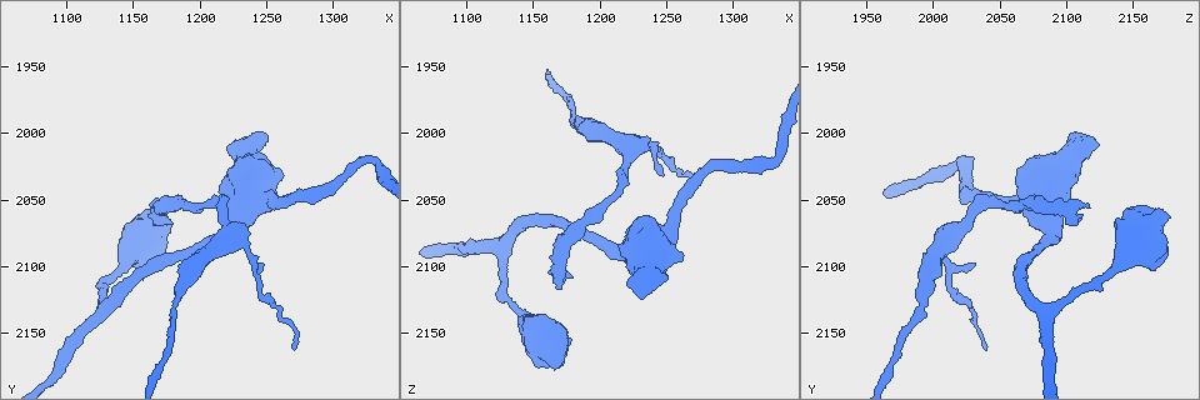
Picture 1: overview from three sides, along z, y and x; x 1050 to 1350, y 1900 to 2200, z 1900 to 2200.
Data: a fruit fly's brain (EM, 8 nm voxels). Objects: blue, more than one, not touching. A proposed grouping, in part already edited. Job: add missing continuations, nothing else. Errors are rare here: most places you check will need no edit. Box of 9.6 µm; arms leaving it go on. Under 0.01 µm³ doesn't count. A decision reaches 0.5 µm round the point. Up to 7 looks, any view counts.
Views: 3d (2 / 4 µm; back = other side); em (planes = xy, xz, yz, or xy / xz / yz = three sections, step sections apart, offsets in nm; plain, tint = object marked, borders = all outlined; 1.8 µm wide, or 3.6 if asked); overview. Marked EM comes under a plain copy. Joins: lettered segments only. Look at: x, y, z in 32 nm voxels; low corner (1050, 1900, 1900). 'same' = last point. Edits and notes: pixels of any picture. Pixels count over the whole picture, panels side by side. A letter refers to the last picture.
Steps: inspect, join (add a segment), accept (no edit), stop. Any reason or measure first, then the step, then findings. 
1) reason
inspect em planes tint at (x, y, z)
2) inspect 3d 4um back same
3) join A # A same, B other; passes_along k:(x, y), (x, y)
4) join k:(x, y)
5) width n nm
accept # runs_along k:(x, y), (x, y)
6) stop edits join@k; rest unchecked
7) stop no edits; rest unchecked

an open end
inspect em planes tint at (1246, 2096, 2032)

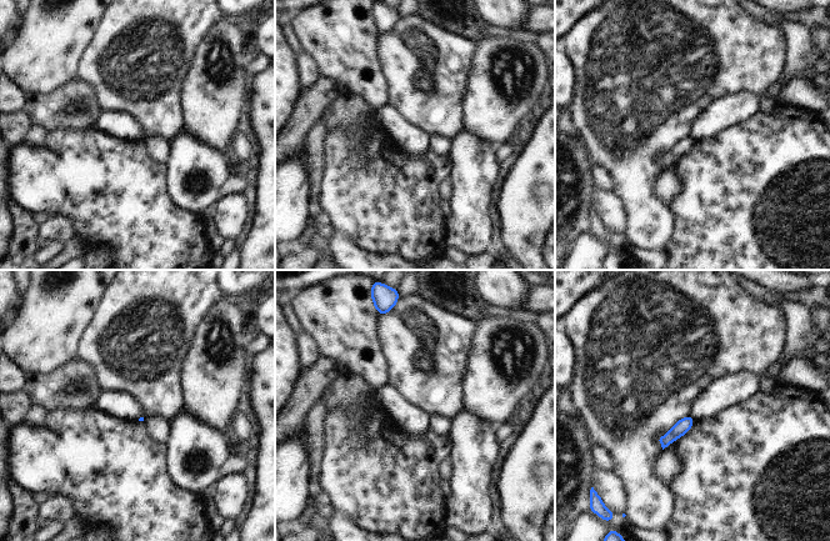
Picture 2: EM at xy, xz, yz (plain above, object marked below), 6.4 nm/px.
what lies round it
inspect em planes borders same

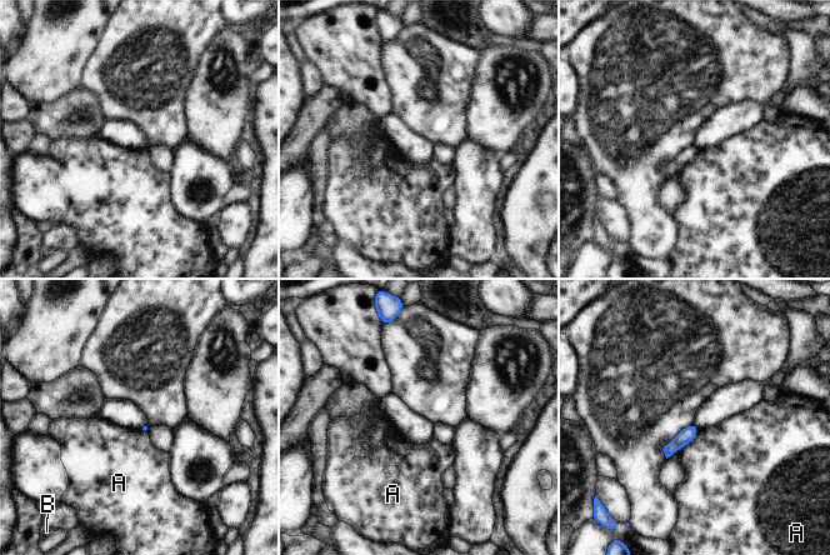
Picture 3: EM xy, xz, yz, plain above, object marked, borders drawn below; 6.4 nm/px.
accept # A other, B other; border 3:(699, 430), (680, 449); none of them fits

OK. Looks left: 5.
an open end
inspect em 3.6um planes borders at (1250, 2002, 2104)

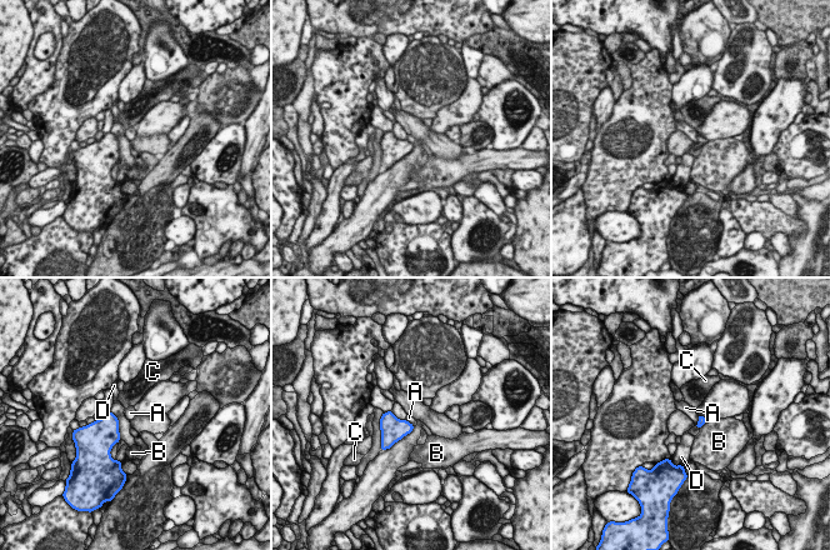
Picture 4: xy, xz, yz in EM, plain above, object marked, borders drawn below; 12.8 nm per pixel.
accept # A other, B other, C other, D other; border 4:(698, 415), (695, 425); no lettered segment goes on from it

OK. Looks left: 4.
branch stops here
inspect em planes borders at (1178, 2066, 2110)

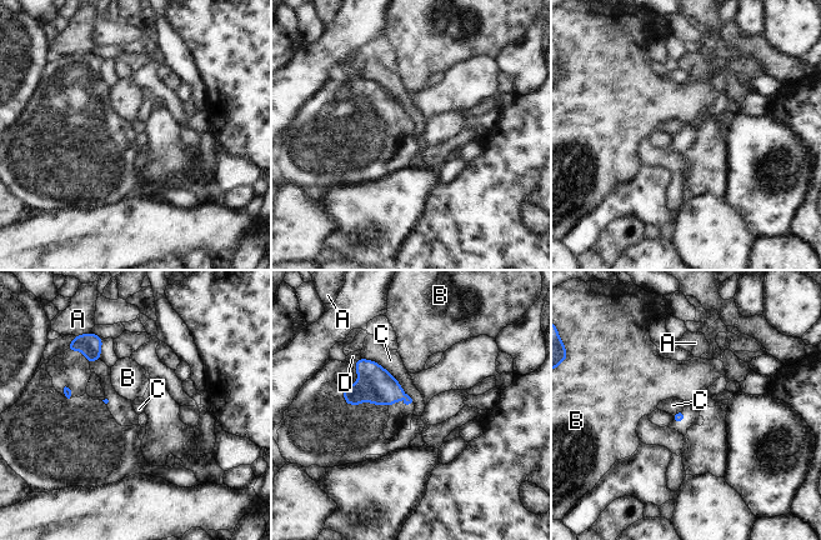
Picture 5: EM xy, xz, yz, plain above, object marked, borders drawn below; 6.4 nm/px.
accept # A other, B other, C other, D other; border 5:(361, 356), (380, 364), (412, 401); no lettered segment goes on from it

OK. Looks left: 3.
stop no edits; rest unchecked

